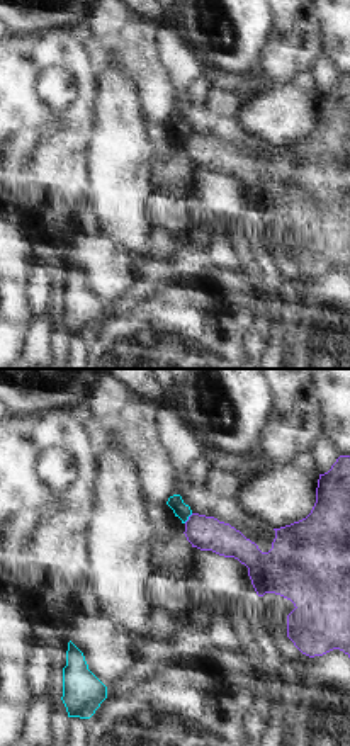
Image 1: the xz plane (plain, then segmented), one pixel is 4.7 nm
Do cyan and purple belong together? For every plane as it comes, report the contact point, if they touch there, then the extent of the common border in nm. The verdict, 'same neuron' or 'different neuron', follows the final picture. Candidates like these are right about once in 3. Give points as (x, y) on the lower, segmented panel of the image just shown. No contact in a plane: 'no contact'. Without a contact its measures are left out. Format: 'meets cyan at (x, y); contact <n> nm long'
meets cyan at (187, 519); contact 60 nm long

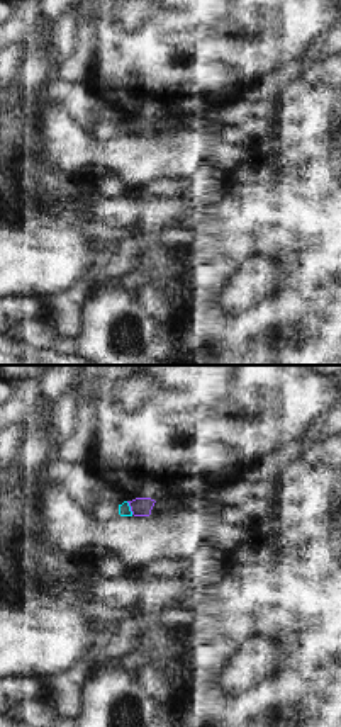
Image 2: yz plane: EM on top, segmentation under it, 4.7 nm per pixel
meets cyan at (129, 508); contact 70 nm long

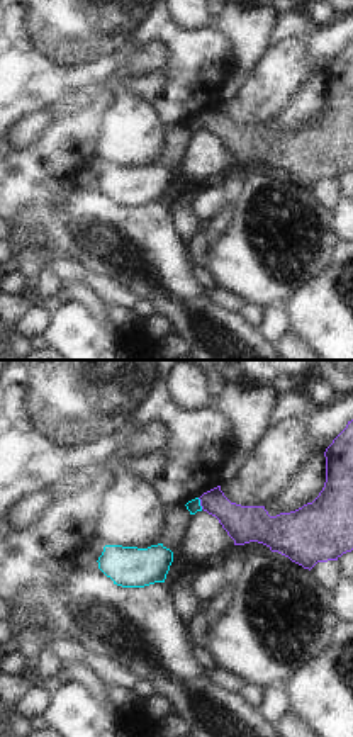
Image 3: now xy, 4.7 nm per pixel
meets cyan at (199, 503); contact 60 nm long

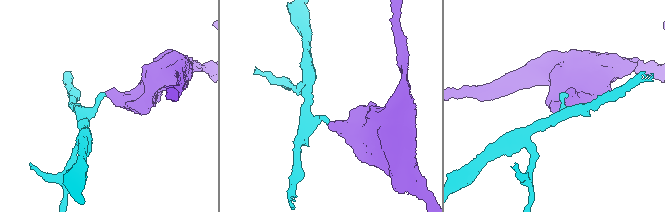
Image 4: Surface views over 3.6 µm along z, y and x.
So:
different neuron

